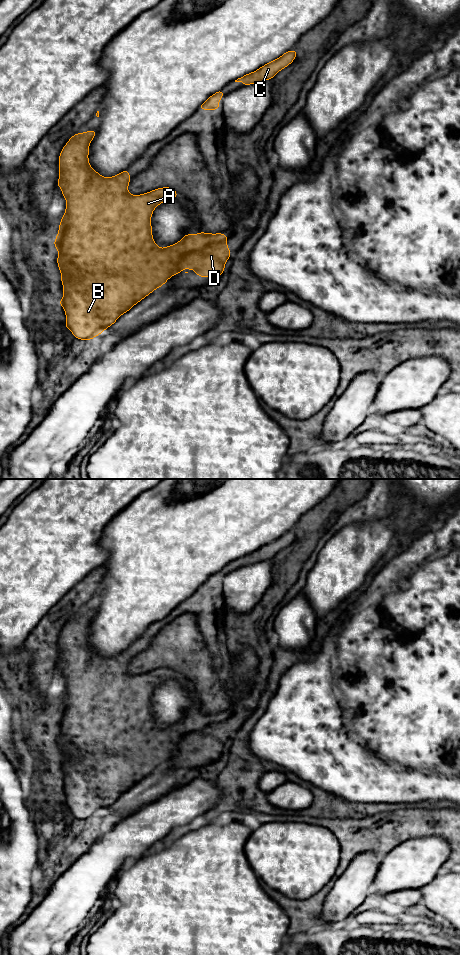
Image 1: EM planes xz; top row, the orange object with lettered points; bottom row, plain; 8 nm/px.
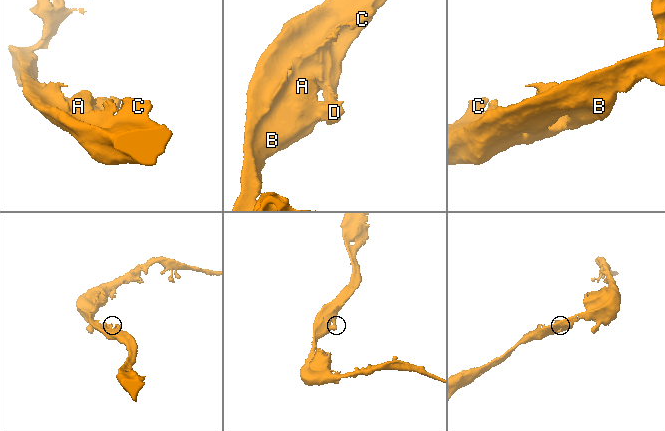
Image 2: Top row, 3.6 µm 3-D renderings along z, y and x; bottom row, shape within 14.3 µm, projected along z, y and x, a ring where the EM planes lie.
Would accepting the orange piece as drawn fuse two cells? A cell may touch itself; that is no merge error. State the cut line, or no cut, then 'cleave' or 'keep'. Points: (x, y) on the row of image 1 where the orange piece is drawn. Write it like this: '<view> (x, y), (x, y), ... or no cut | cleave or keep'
xz (225, 240), (211, 242), (202, 248), (191, 251), (178, 263) | cleave

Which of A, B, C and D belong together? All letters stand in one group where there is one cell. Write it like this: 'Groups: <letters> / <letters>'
Groups: A B C / D

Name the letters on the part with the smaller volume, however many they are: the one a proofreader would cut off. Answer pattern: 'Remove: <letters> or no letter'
Remove: D

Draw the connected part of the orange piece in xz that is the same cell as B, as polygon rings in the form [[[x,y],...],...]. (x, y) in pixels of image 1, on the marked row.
[[[96,129],[89,130],[85,133],[78,132],[77,134],[73,135],[68,142],[65,144],[63,149],[59,155],[59,179],[56,188],[61,187],[62,192],[61,194],[66,199],[66,210],[64,216],[62,217],[59,223],[59,231],[55,241],[53,242],[55,248],[58,250],[59,254],[57,257],[57,265],[61,272],[60,280],[63,284],[63,298],[58,302],[64,308],[65,315],[66,315],[66,322],[65,327],[68,328],[75,338],[79,340],[86,340],[89,341],[96,336],[102,334],[104,330],[109,328],[113,325],[117,319],[123,315],[124,313],[128,312],[134,305],[140,302],[142,299],[147,297],[157,288],[163,286],[169,278],[176,274],[177,265],[182,261],[182,259],[191,252],[196,250],[203,249],[207,245],[226,241],[228,236],[223,233],[204,233],[200,231],[199,234],[185,234],[184,237],[177,243],[167,246],[165,248],[159,248],[152,236],[152,225],[151,225],[151,217],[154,209],[161,203],[166,200],[176,200],[176,196],[179,194],[171,187],[162,187],[158,189],[154,189],[150,192],[140,194],[140,195],[130,195],[128,192],[128,185],[130,183],[130,172],[128,170],[124,170],[119,174],[113,177],[103,177],[98,172],[96,172],[89,163],[88,155],[89,155],[89,145],[93,138],[96,135]]]

